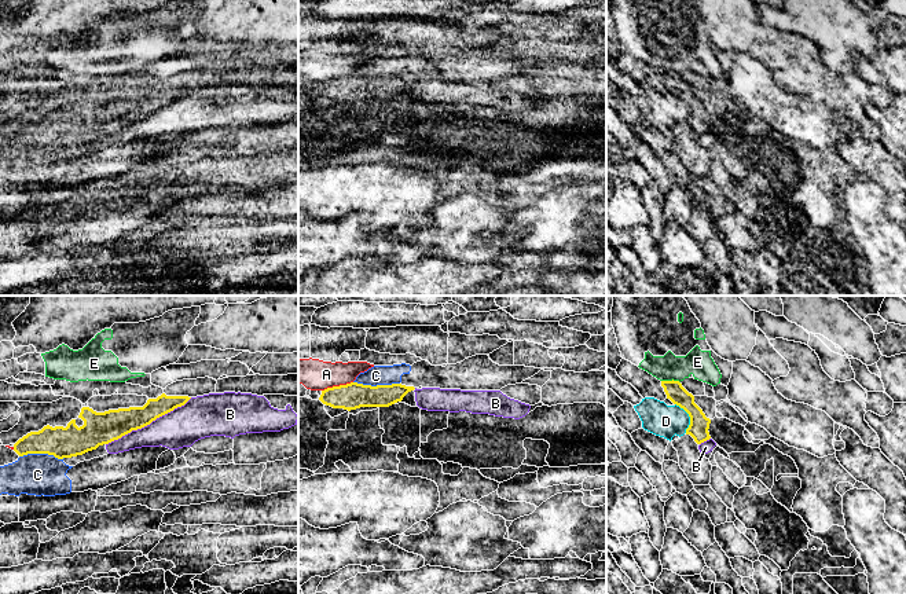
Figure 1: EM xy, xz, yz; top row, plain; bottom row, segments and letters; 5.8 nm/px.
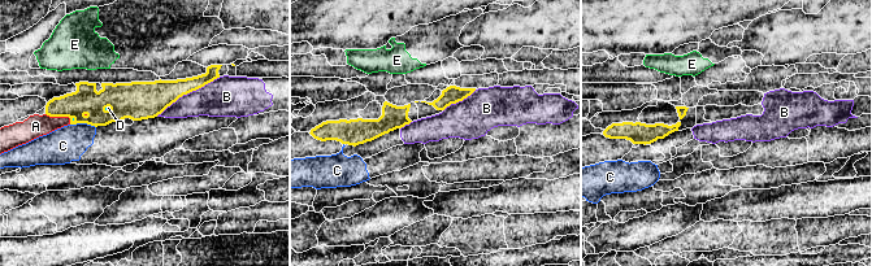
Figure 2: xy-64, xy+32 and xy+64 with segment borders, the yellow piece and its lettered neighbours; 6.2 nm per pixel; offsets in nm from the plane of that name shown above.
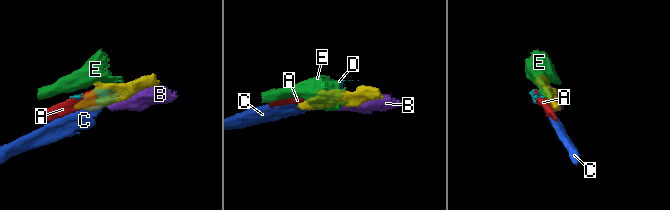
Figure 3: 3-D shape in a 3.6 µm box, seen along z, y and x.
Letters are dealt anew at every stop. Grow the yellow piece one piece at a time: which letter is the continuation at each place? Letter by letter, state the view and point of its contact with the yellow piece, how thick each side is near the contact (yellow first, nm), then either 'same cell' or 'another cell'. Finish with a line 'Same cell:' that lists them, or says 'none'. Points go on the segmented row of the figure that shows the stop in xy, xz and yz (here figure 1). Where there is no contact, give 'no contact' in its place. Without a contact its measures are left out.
A: meets yellow in xz at (337, 387); 160 nm thick on the yellow side, 180 nm on the other; another cell
B: meets yellow in xy at (149, 424); 180 nm thick on the yellow side, 220 nm on the other; another cell
C: meets yellow in xz at (377, 385); 160 nm thick on the yellow side, 110 nm on the other; another cell
D: meets yellow in yz at (689, 415); 120 nm thick on the yellow side, 190 nm on the other; another cell
E: meets yellow in yz at (672, 380); 110 nm thick on the yellow side, 150 nm on the other; another cell
Same cell: none

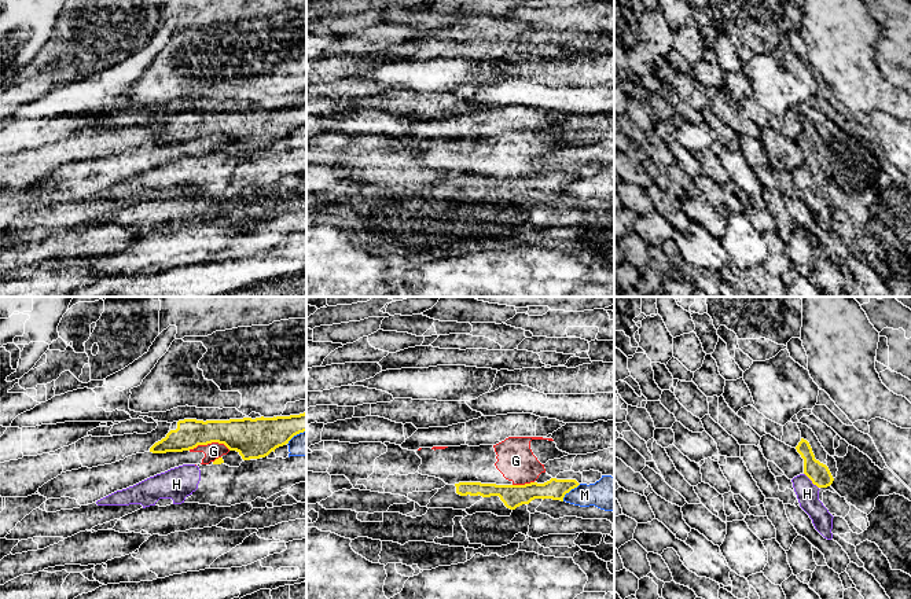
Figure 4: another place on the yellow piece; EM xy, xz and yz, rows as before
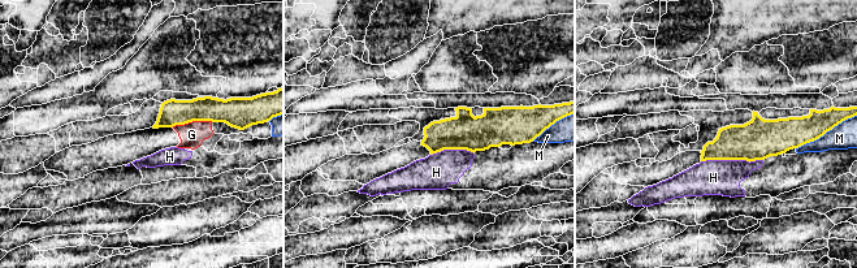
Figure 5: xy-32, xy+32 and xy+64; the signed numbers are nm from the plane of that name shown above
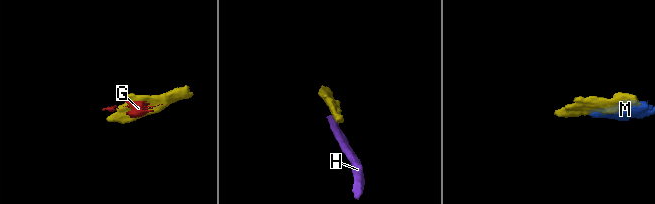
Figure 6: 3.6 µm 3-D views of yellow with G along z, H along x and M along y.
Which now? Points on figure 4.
G: meets yellow in xy at (209, 443); 220 nm thick on the yellow side, 100 nm on the other; another cell
H: meets yellow in yz at (811, 480); 120 nm thick on the yellow side, 130 nm on the other; another cell
M: meets yellow in xz at (569, 491); 120 nm thick on the yellow side, 200 nm on the other; another cell
Same cell: none

